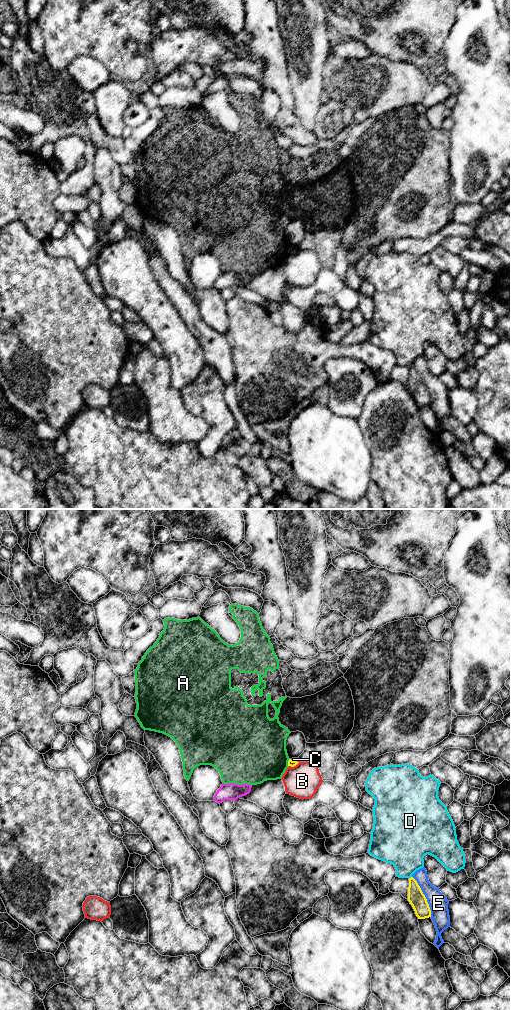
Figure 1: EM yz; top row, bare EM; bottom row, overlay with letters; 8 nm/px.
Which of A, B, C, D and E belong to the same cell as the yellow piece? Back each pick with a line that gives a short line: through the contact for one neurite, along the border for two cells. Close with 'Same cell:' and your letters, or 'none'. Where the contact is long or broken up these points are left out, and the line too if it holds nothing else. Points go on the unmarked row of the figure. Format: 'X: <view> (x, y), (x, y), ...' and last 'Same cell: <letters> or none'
Same cell: none

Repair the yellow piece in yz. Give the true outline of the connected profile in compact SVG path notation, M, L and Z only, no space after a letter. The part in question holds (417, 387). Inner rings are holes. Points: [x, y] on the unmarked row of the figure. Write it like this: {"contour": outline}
{"contour": "M413 365L409 366L408 389L412 393L418 407L431 405L431 398L427 387Z"}

